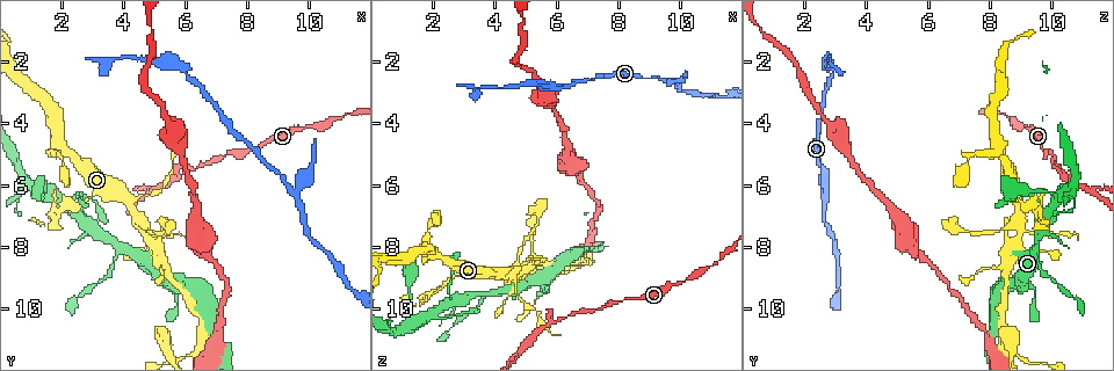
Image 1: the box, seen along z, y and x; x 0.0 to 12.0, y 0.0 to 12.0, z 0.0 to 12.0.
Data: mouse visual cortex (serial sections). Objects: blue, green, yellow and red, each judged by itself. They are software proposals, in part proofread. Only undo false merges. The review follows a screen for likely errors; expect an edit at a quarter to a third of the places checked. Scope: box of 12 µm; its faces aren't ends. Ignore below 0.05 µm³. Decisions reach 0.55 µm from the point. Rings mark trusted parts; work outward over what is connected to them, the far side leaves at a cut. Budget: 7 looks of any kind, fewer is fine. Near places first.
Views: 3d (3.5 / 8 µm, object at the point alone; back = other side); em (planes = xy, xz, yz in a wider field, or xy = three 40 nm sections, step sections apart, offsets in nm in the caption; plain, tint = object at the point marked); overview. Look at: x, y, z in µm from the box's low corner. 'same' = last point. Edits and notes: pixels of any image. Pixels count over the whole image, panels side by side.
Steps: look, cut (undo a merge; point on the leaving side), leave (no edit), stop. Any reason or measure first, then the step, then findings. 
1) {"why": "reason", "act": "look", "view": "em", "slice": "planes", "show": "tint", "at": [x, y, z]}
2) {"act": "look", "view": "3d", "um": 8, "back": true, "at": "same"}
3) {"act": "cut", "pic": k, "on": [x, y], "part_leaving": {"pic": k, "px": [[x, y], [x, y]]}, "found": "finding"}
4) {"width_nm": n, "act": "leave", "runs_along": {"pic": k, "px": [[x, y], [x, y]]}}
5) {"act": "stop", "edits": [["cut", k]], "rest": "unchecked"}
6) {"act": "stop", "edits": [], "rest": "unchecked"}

{"why": "side arm on a straight run", "act": "look", "view": "3d", "um": 3.5, "at": [3.9, 8.1, 9.4]}

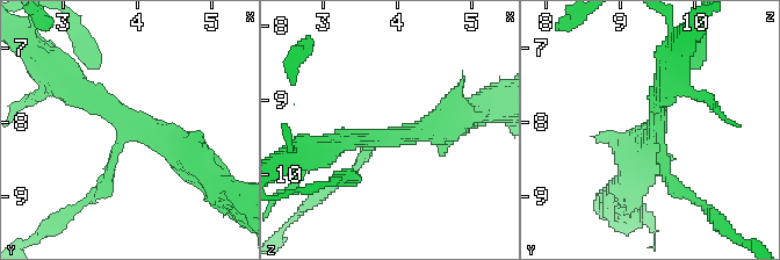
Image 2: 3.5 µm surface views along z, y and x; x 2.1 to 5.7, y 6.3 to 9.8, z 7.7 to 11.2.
{"why": "need the tissue", "act": "look", "view": "em", "slice": "xy", "step": 3, "show": "tint", "at": [3.90, 8.00, 9.50]}

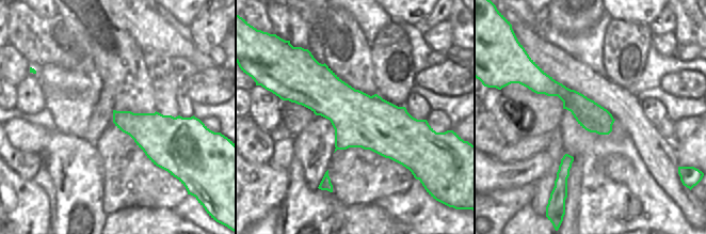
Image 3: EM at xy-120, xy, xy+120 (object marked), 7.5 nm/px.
{"act": "cut", "pic": 2, "on": [363, 154], "part_leaving": {"pic": 2, "px": [[120, 143], [106, 186], [63, 214]]}, "found": "two cells meet here"}

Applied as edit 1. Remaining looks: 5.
{"why": "three-way junction", "act": "look", "view": "3d", "um": 3.5, "back": true, "at": [4.8, 6.2, 11.3]}

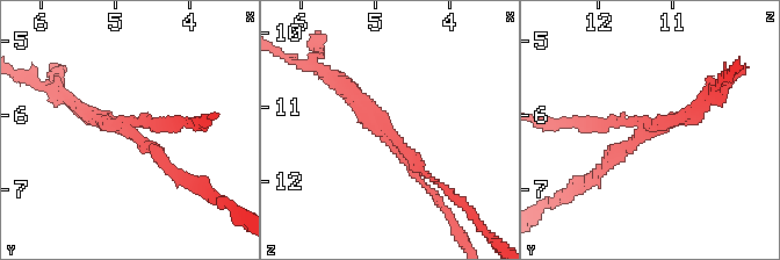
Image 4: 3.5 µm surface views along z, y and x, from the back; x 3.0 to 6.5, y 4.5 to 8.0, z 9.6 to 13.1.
{"arms": 3, "arm_widths_nm": [100, 200, 200], "act": "look", "view": "em", "slice": "xy", "step": 3, "show": "tint", "at": [4.90, 6.15, 11.30]}

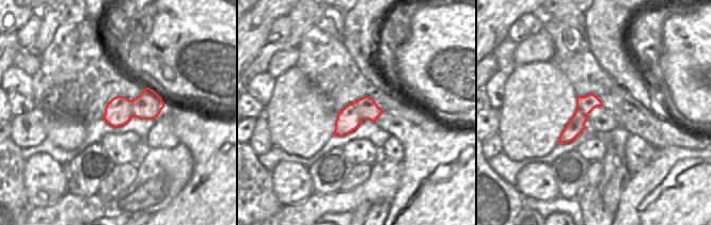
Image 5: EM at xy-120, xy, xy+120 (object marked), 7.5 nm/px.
{"width_nm": 180, "act": "cut", "pic": 4, "on": [609, 156], "border": {"pic": 5, "px": [[129, 100], [132, 116]]}, "found": "two cells meet here"}

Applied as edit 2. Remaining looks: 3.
{"act": "look", "view": "overview"}

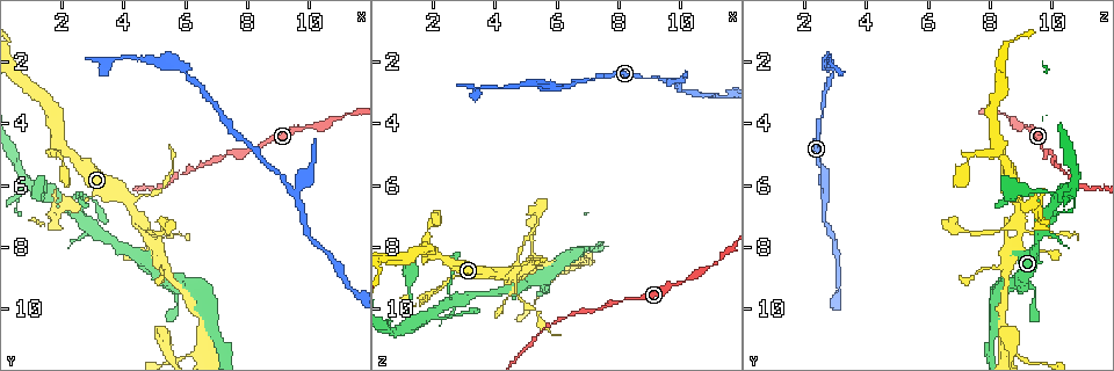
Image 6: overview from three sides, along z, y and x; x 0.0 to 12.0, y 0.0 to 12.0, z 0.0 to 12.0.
{"why": "a narrow waist", "act": "look", "view": "3d", "um": 3.5, "at": [5.9, 2.2, 3.0]}

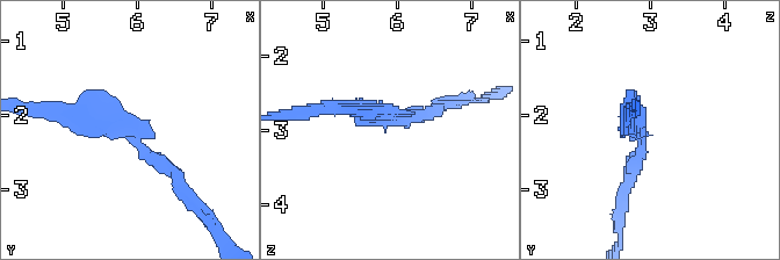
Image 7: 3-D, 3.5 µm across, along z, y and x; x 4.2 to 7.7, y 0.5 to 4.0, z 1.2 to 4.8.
{"arm_widths_nm": [200, 250], "act": "look", "view": "em", "slice": "planes", "show": "tint", "at": [5.95, 2.30, 2.90]}

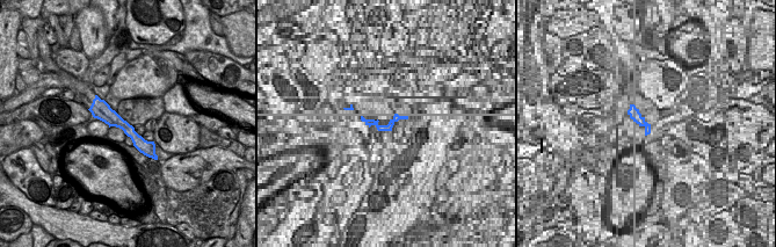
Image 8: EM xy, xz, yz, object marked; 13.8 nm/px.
{"act": "cut", "pic": 7, "on": [101, 100], "border": {"pic": 8, "px": [[121, 117], [113, 124]]}, "found": "two cells meet here"}

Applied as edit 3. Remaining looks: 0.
{"act": "stop", "edits": [["cut", 2], ["cut", 4], ["cut", 7]], "rest": "unchecked"}

